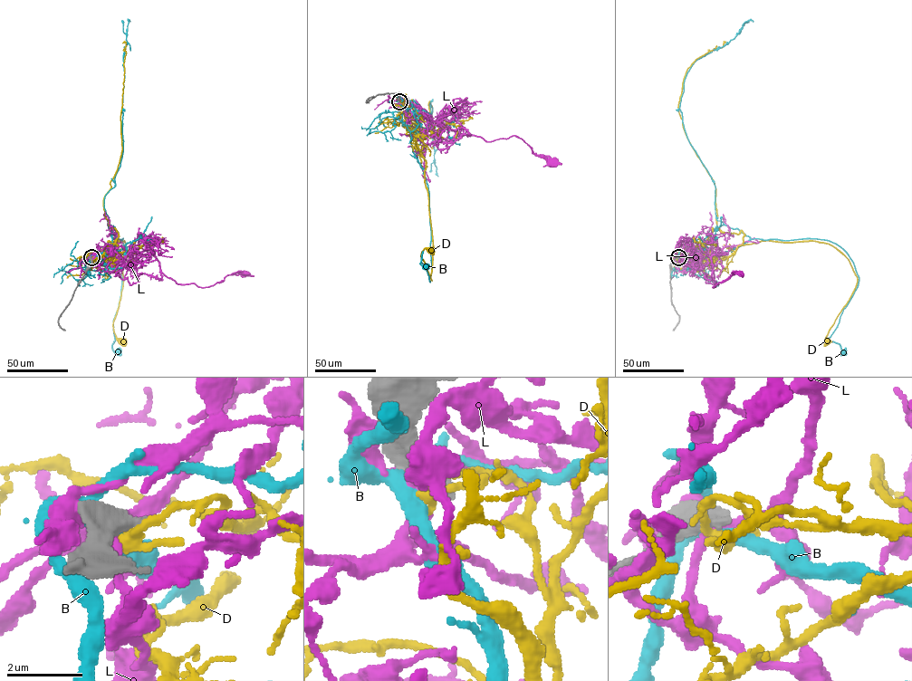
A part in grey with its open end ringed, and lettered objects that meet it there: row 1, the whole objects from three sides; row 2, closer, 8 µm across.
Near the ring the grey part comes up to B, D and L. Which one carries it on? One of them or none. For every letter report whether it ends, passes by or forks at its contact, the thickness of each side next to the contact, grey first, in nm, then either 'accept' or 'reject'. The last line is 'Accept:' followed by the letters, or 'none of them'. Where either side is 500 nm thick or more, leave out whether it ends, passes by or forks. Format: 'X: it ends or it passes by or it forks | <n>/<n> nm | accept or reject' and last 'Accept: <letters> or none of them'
B: it forks | 420/360 nm | reject
D: 500/240 nm | reject
L: 600/180 nm | reject
Accept: none of them

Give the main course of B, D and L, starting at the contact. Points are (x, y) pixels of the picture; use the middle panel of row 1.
B: (398, 100), (429, 193), (430, 282), (421, 263), (423, 252), (420, 263), (426, 266)
D: (399, 100), (426, 161), (433, 241), (431, 280), (421, 256), (425, 248), (430, 249)
L: (398, 101), (431, 123), (438, 148), (463, 134), (487, 141), (515, 136), (553, 161)

